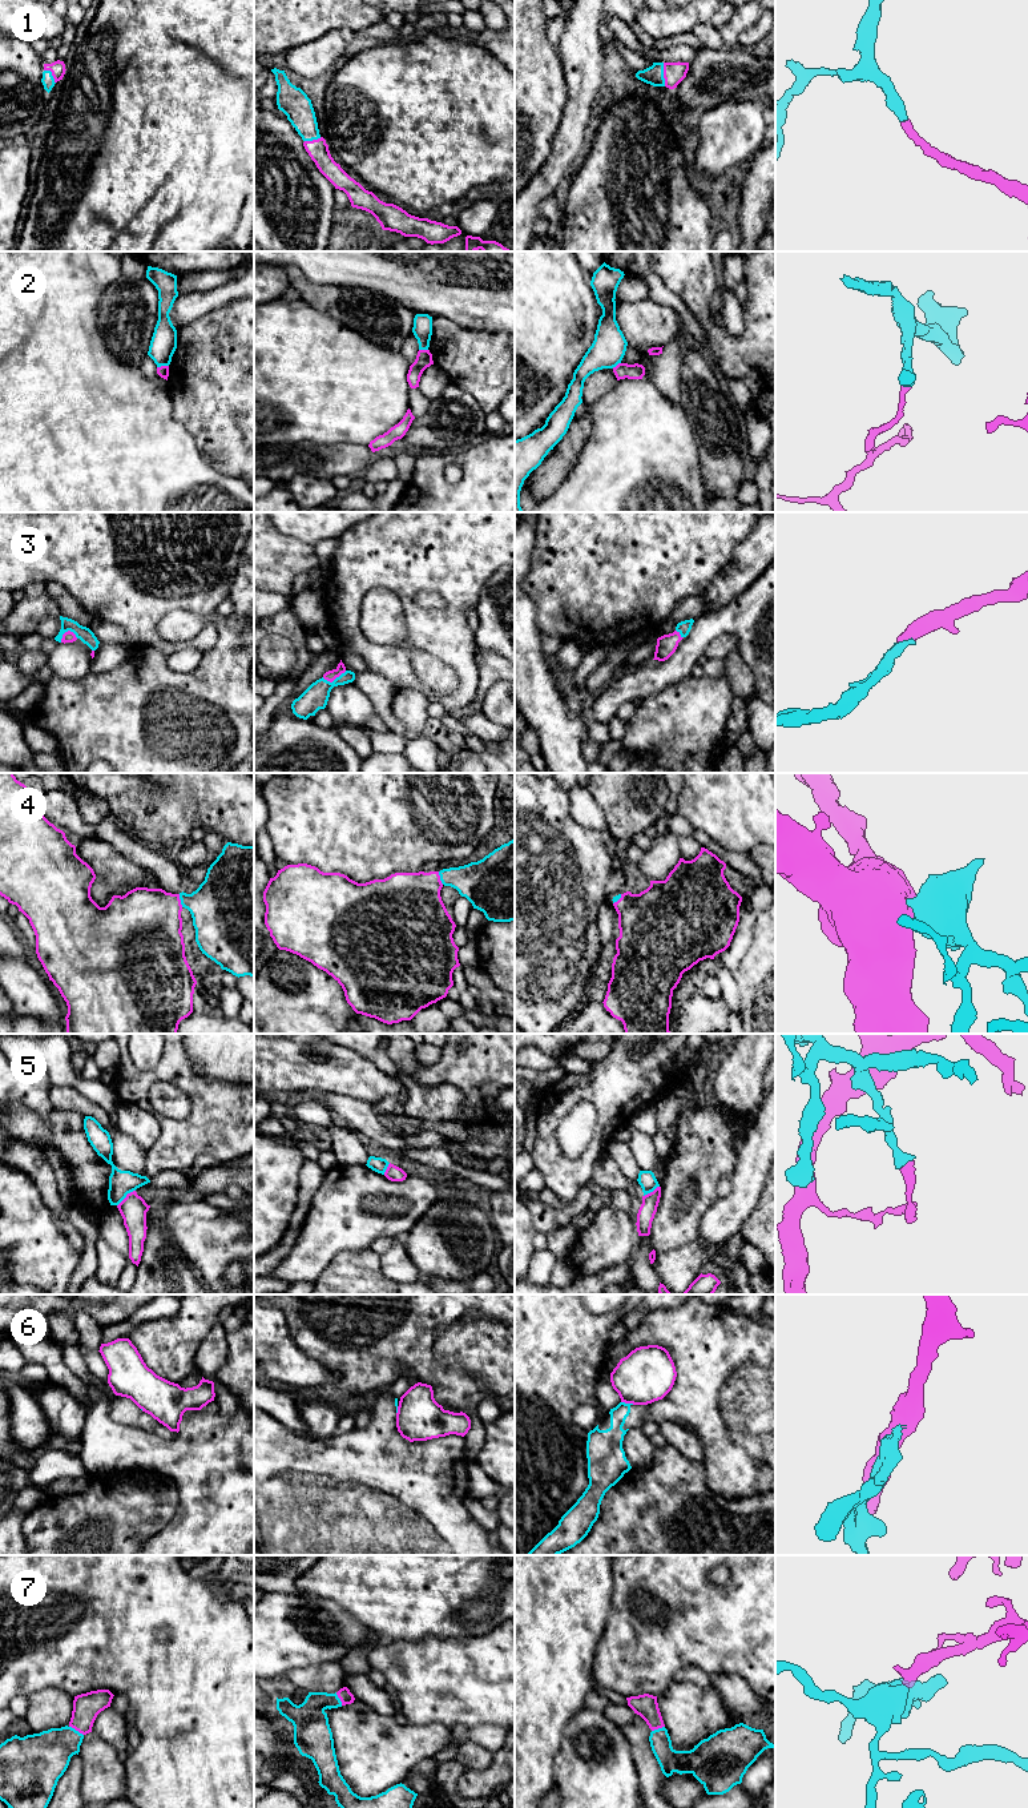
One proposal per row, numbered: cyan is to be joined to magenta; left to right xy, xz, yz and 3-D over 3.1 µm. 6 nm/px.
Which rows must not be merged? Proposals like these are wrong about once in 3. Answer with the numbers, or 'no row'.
2, 5, 6

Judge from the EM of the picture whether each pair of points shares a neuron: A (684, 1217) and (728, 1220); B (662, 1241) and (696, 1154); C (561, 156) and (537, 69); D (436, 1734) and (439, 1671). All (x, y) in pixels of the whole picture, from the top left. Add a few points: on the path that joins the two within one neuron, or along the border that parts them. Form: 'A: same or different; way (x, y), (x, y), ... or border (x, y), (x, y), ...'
A: different; border (718, 1198), (701, 1217), (698, 1235), (693, 1241)
B: same; way (672, 1220), (673, 1195), (685, 1183), (686, 1175)
C: different; border (565, 104), (549, 156), (543, 162)
D: different; border (408, 1723), (440, 1723), (448, 1728)

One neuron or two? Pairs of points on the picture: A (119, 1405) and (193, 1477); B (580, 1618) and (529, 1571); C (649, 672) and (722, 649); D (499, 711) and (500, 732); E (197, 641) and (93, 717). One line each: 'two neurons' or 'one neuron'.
A: two neurons
B: one neuron
C: two neurons
D: two neurons
E: two neurons

